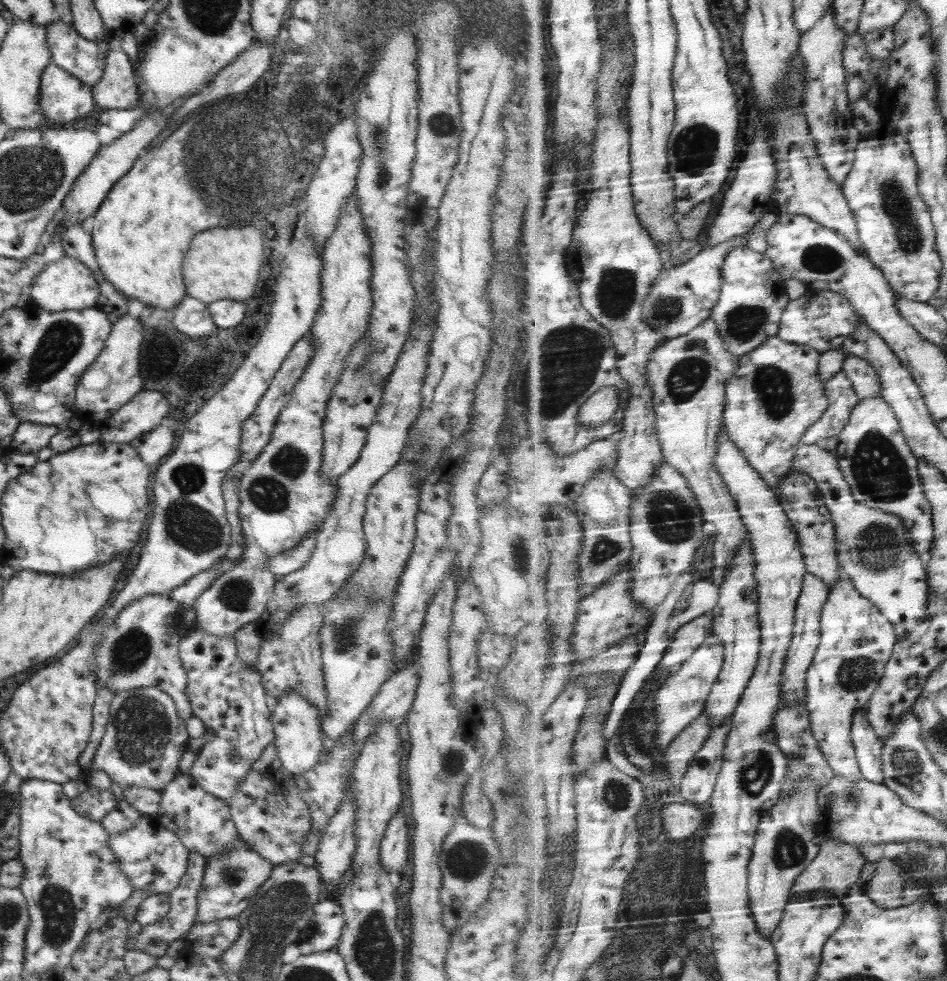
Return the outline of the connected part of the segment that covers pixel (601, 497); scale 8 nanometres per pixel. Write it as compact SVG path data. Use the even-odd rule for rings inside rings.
M605 470L599 475L592 476L592 482L588 483L584 494L580 496L577 503L577 515L583 520L585 532L587 532L587 543L580 554L580 575L582 575L583 587L580 591L584 593L584 598L590 597L592 593L604 587L604 583L611 582L614 575L620 575L620 571L624 570L624 565L629 564L632 560L632 555L635 554L635 545L631 536L632 527L632 511L635 496L632 494L632 489L624 484L623 480L616 475L615 470Z

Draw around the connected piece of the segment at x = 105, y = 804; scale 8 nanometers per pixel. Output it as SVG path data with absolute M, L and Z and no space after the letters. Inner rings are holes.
M87 785L87 789L74 799L70 799L70 805L76 813L86 818L100 821L104 815L112 810L119 799L110 789L98 789L94 785Z

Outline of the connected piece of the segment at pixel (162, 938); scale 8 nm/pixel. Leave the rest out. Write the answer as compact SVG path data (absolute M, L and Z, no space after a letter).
M195 851L189 852L187 874L183 877L183 880L180 880L178 887L168 895L171 901L168 915L154 924L142 927L142 931L138 936L129 936L126 950L140 949L140 951L150 953L150 955L156 955L156 957L159 958L166 954L166 950L172 941L182 938L193 928L193 926L195 926L198 894L204 879L206 866L207 862L202 854Z

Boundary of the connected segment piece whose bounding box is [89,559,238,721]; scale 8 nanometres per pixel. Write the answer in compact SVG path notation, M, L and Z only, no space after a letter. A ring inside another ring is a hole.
M223 559L209 569L196 573L186 583L167 593L144 595L124 606L116 619L104 627L100 644L96 645L94 664L89 668L91 677L96 678L98 687L110 688L118 694L132 688L156 687L169 694L175 702L181 719L187 721L193 716L186 698L187 675L180 661L179 626L183 624L183 613L192 611L198 596L212 586L220 574L230 572L238 559Z

